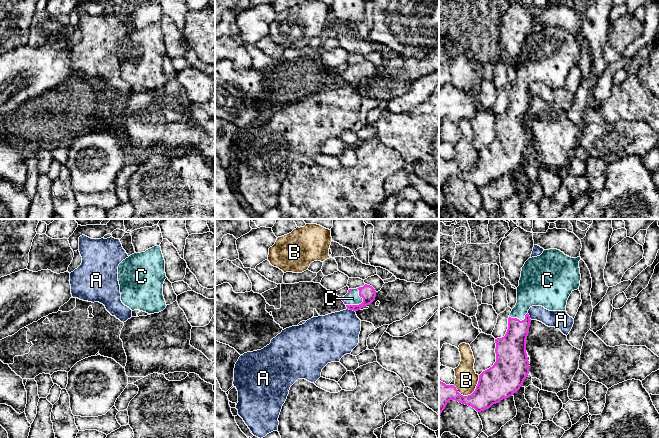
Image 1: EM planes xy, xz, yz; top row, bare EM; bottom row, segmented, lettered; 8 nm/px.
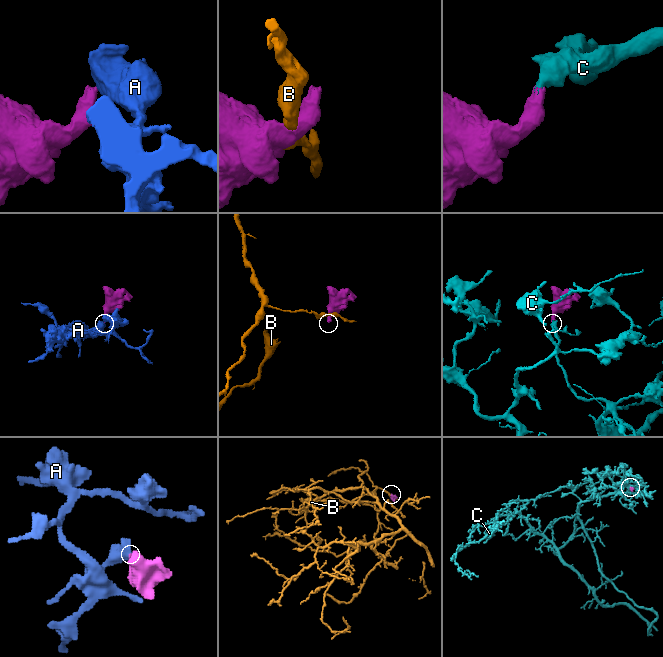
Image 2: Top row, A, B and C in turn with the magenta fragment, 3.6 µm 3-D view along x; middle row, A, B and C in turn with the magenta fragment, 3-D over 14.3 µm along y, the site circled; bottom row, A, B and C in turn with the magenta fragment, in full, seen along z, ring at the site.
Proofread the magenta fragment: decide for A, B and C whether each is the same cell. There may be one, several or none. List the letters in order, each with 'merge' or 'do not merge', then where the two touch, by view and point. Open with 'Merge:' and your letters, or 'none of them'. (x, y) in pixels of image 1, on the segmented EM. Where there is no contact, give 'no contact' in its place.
Merge: C
A: do not merge; contact xz (351, 309)
B: do not merge; contact yz (471, 394)
C: merge; contact xz (361, 303)

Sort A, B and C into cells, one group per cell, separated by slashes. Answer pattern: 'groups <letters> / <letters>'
groups A / B / C

